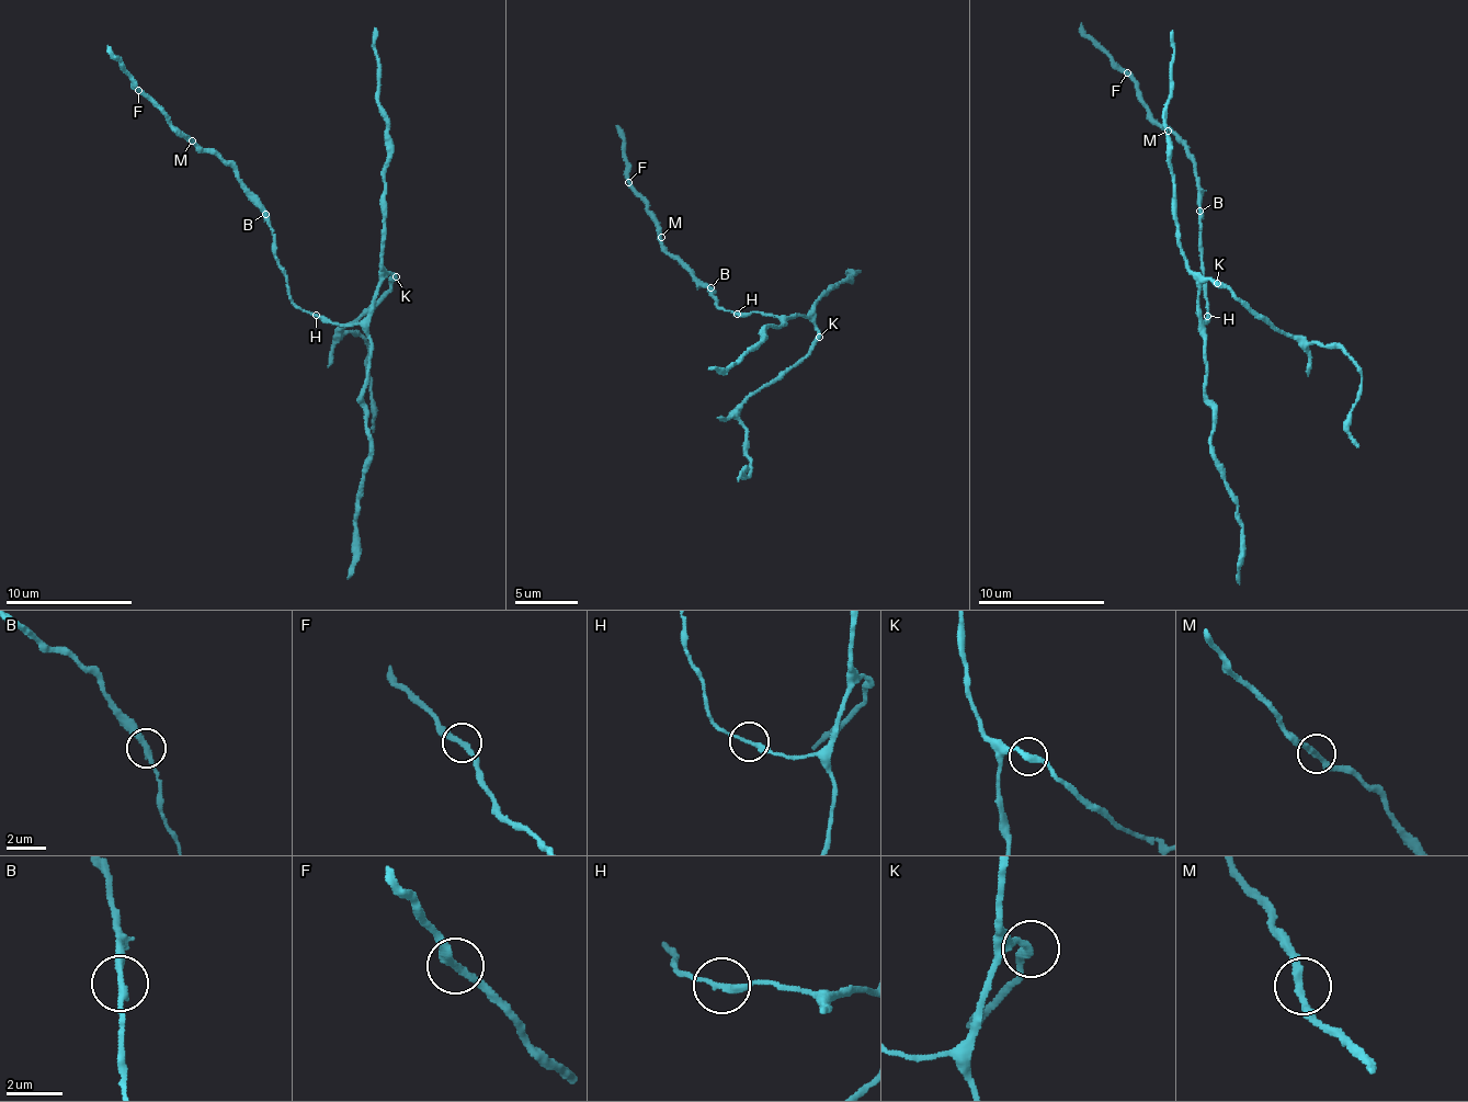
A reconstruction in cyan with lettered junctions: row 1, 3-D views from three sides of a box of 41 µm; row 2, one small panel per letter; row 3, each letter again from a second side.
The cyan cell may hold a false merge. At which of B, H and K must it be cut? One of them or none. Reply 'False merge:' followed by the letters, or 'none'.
False merge: B

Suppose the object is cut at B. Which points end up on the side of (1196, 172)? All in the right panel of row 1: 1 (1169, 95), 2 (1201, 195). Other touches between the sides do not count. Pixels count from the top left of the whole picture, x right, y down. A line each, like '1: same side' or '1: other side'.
1: other side
2: same side

